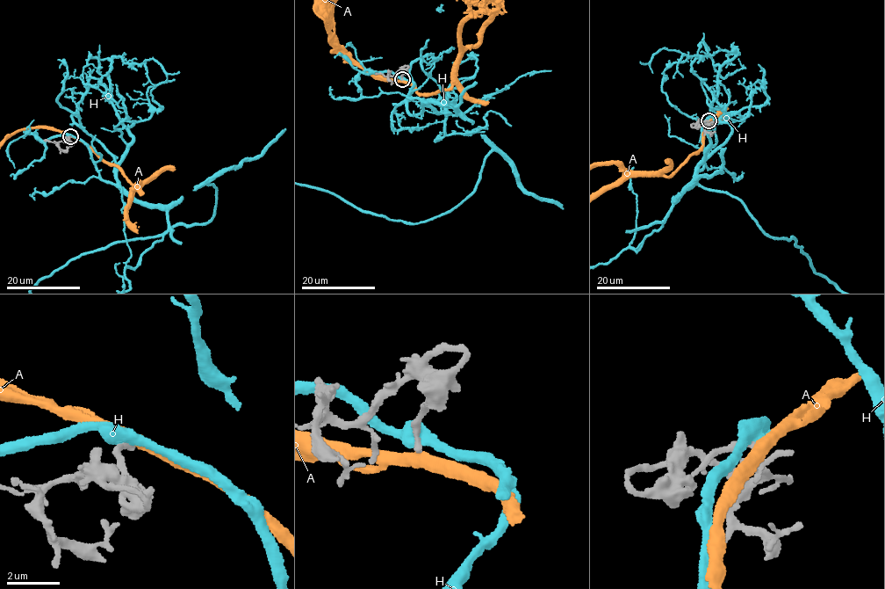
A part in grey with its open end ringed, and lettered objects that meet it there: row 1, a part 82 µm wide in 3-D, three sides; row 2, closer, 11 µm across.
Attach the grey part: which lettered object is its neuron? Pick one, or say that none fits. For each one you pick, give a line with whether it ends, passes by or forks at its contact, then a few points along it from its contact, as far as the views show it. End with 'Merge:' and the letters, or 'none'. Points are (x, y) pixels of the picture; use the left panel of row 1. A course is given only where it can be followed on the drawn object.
Merge: none

